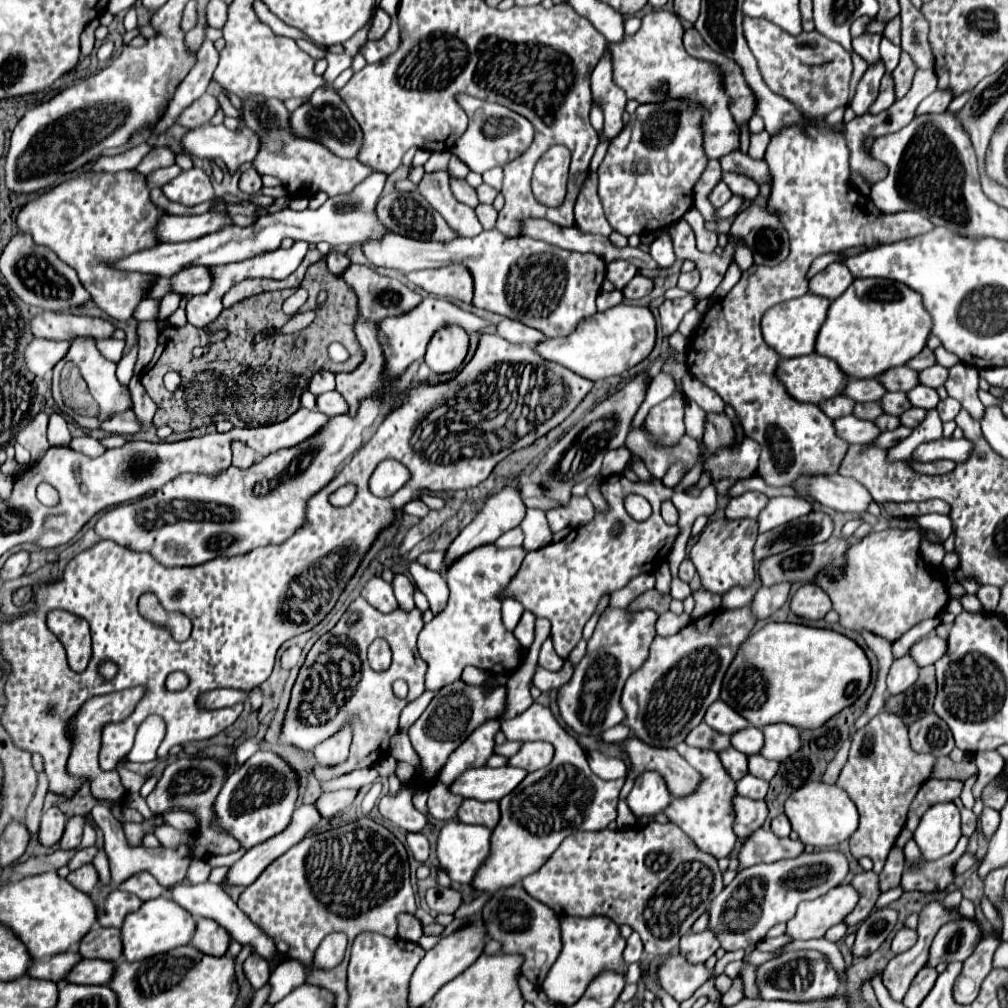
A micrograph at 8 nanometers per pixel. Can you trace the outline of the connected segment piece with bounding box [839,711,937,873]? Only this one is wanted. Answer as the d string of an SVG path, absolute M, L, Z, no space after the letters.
M877 713L863 729L853 733L847 763L839 773L839 787L847 791L859 811L859 827L851 835L851 855L869 857L873 871L881 873L887 853L907 821L907 809L919 787L931 779L935 757L915 753L909 745L907 725L895 713Z

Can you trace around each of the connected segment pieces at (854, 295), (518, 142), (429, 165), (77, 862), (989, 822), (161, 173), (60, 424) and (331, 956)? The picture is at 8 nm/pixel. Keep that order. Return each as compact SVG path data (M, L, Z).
M855 279L843 295L831 301L815 351L833 359L847 377L871 379L891 367L905 365L925 347L929 333L931 317L919 293L889 279Z
M457 95L457 103L469 115L467 131L455 141L451 153L457 155L471 171L485 173L493 167L503 167L505 163L519 157L533 141L533 125L519 113L489 101L473 99L471 95Z
M435 151L435 153L431 153L429 161L425 163L425 171L433 173L433 171L439 171L439 169L447 169L450 157L451 153L449 151Z
M89 847L89 849L81 849L81 851L77 851L77 855L75 855L75 857L71 859L71 863L69 863L69 869L75 871L75 869L79 869L81 865L93 863L95 855L97 855L97 847Z
M985 807L981 813L981 819L979 819L979 831L983 833L985 839L991 839L997 827L999 827L999 813L995 809Z
M171 165L171 167L165 167L165 169L157 169L153 173L147 175L147 185L149 189L153 187L163 187L167 181L171 181L171 177L175 177L177 173L181 173L179 165Z
M53 413L49 419L49 445L67 447L71 443L71 435L67 429L67 419L61 413Z
M331 933L325 937L325 941L319 945L315 953L315 969L333 969L343 961L347 947L347 935L345 933Z

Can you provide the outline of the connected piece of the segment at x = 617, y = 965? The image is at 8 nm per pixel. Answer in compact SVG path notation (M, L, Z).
M563 917L561 921L561 935L563 935L563 949L553 963L547 979L543 981L543 991L547 997L559 1005L573 1005L585 993L587 985L597 977L601 971L623 971L627 969L623 961L625 939L619 935L619 927L609 921L607 917Z

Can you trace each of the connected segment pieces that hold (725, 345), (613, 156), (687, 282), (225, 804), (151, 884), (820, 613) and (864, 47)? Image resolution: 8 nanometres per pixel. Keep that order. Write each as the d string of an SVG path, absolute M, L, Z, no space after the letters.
M809 117L805 123L789 125L783 127L775 137L771 137L771 143L765 153L765 161L771 167L773 173L773 187L771 187L771 199L769 207L783 211L779 219L783 221L789 241L791 241L791 253L785 261L781 261L775 267L765 267L765 265L753 265L741 275L741 281L727 293L725 299L719 299L711 305L711 309L705 313L693 341L689 347L689 355L695 355L695 361L689 361L689 369L693 377L697 377L703 385L715 389L723 401L727 401L737 417L741 419L743 431L747 437L755 439L761 445L761 459L759 459L759 477L771 485L771 487L793 487L797 477L801 475L833 475L837 473L845 453L847 453L847 443L835 435L833 421L815 405L809 403L797 403L791 399L783 385L775 379L775 367L779 361L779 355L775 349L771 349L761 335L761 317L763 313L787 299L801 297L807 293L807 271L809 265L825 253L831 251L843 251L849 247L865 245L867 249L883 245L883 243L893 243L901 239L909 239L921 233L927 233L933 229L933 223L925 219L923 215L915 211L899 211L893 215L881 213L873 207L873 201L859 191L851 189L853 185L849 183L849 149L847 149L847 139L845 139L845 123L829 125L825 117Z
M665 101L663 105L639 105L637 111L633 113L631 121L625 125L625 129L615 139L611 139L609 149L607 149L607 155L605 155L605 159L603 159L597 175L599 175L599 197L601 197L601 203L603 203L603 209L605 209L605 217L607 217L609 225L615 231L619 231L625 237L661 231L661 229L669 227L671 223L677 223L693 207L693 187L701 179L701 175L703 175L703 171L707 167L707 161L709 161L707 155L705 155L705 149L703 149L703 131L701 131L703 113L705 113L703 105L695 105L693 101Z
M691 271L691 273L681 273L679 275L679 283L677 287L683 289L683 291L693 291L699 283L699 273L697 271Z
M257 751L241 767L237 767L225 781L215 799L215 815L219 819L215 829L227 831L243 849L251 849L283 829L287 829L297 801L297 777L293 769L271 751Z
M137 873L131 879L127 879L125 883L121 883L119 889L137 895L141 901L149 901L149 899L155 899L155 897L161 897L163 893L167 893L165 887L161 887L155 881L155 877L151 877L151 873Z
M815 583L803 585L791 597L791 611L801 619L817 621L817 619L823 619L831 611L831 599Z
M861 35L861 37L855 37L853 39L853 49L869 65L873 65L873 63L879 63L881 61L879 41L881 41L881 35Z

